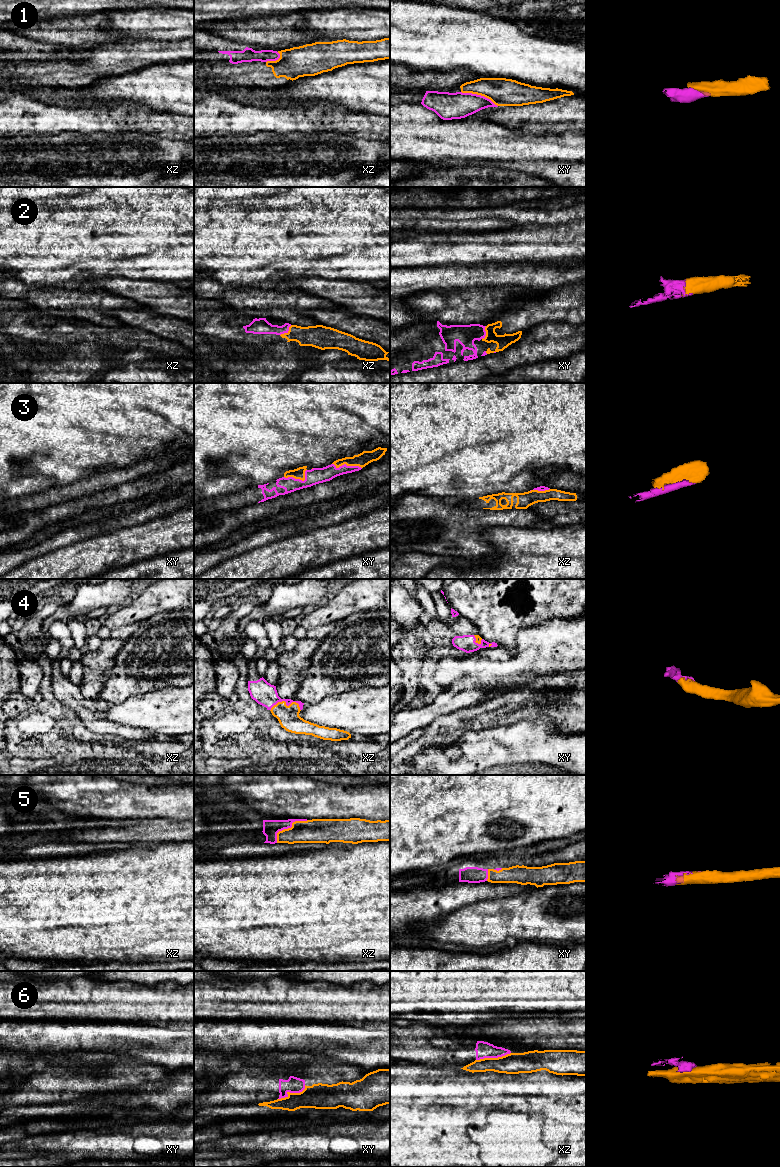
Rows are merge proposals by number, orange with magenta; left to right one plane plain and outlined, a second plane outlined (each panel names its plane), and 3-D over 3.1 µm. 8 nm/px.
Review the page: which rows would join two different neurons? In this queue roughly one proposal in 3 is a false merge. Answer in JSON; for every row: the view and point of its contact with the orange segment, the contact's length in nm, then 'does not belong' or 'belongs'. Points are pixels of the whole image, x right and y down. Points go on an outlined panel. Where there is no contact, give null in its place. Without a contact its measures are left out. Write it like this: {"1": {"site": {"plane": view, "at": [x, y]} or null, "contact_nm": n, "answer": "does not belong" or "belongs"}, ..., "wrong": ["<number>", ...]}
{"1": {"site": {"plane": "xy", "at": [479, 94]}, "contact_nm": 320, "answer": "does not belong"}, "2": {"site": {"plane": "xz", "at": [286, 333]}, "contact_nm": 130, "answer": "belongs"}, "3": {"site": {"plane": "xy", "at": [347, 465]}, "contact_nm": 240, "answer": "belongs"}, "4": {"site": {"plane": "xz", "at": [285, 702]}, "contact_nm": 240, "answer": "belongs"}, "5": {"site": {"plane": "xz", "at": [288, 828]}, "contact_nm": 320, "answer": "belongs"}, "6": {"site": {"plane": "xy", "at": [291, 1093]}, "contact_nm": 260, "answer": "does not belong"}, "wrong": ["1", "6"]}

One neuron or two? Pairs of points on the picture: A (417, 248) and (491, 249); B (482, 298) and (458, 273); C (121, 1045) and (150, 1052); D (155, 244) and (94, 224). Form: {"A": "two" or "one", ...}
{"A": "one", "B": "two", "C": "one", "D": "one"}

